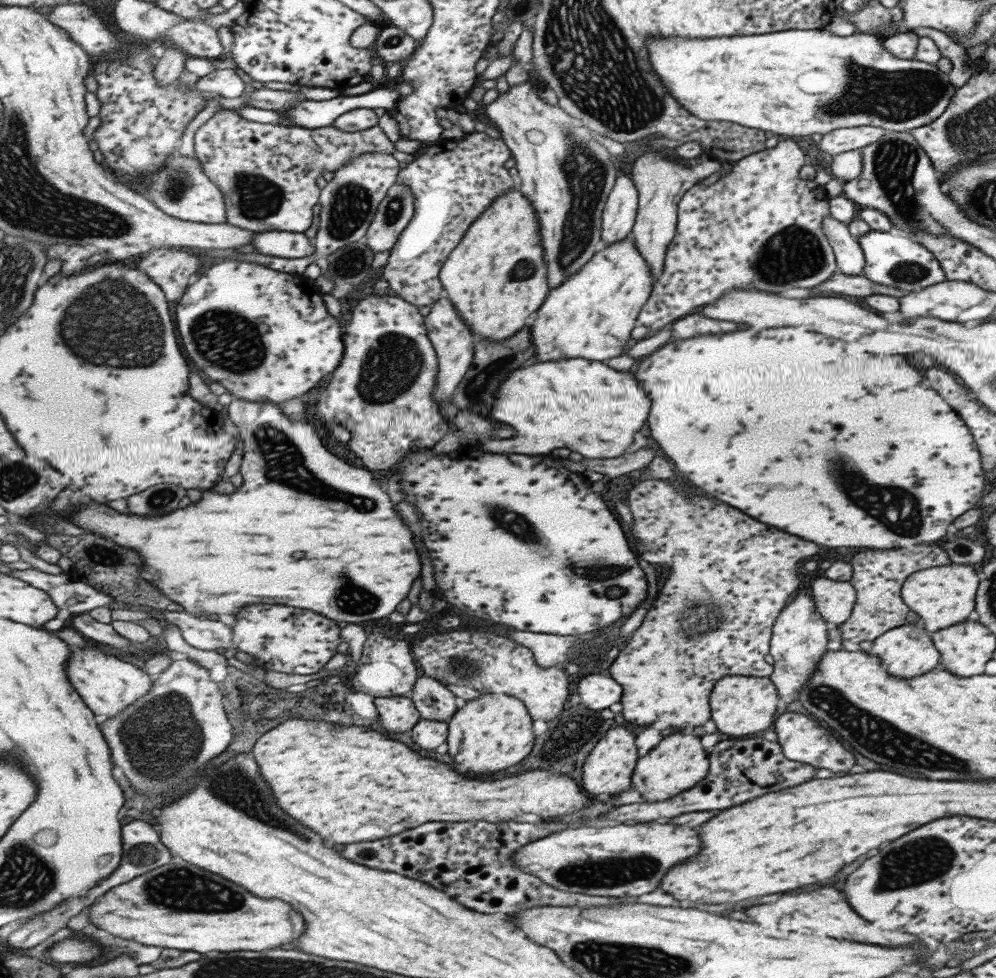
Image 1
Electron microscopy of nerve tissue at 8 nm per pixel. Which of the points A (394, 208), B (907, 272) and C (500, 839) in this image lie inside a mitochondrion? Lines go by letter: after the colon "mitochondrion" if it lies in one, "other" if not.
A: mitochondrion
B: mitochondrion
C: other

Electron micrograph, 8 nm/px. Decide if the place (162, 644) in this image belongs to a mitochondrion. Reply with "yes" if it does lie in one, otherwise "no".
no

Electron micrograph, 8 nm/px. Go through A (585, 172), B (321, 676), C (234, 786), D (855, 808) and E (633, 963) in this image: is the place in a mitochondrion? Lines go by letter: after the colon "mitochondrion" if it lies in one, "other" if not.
A: mitochondrion
B: other
C: mitochondrion
D: other
E: mitochondrion

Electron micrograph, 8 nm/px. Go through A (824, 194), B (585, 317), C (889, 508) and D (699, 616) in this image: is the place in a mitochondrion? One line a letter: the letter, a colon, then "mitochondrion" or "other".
A: other
B: other
C: mitochondrion
D: mitochondrion

